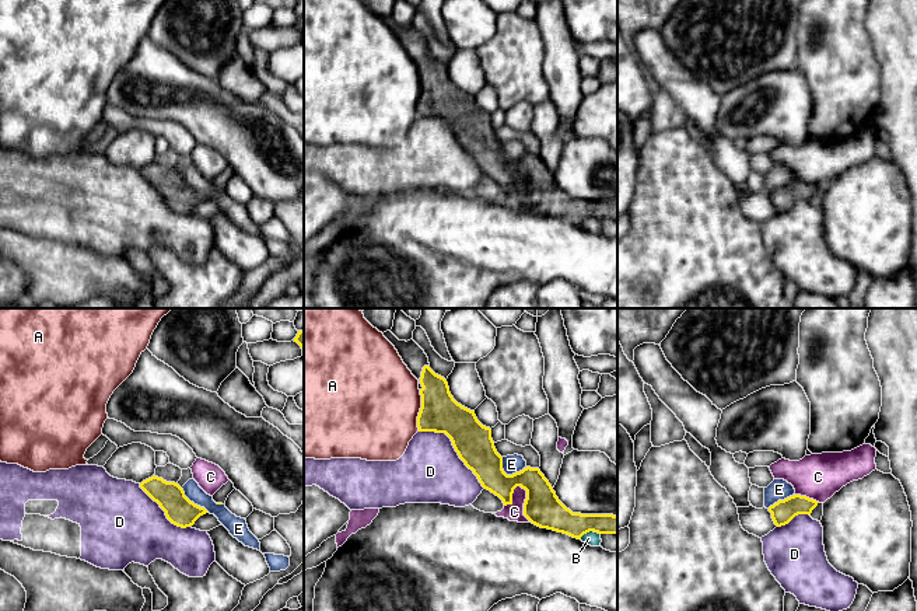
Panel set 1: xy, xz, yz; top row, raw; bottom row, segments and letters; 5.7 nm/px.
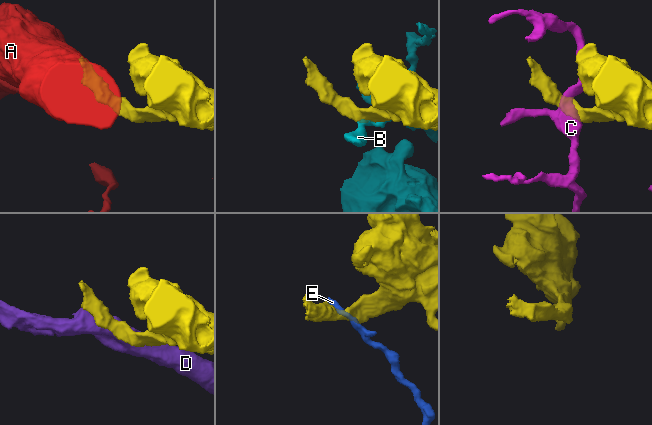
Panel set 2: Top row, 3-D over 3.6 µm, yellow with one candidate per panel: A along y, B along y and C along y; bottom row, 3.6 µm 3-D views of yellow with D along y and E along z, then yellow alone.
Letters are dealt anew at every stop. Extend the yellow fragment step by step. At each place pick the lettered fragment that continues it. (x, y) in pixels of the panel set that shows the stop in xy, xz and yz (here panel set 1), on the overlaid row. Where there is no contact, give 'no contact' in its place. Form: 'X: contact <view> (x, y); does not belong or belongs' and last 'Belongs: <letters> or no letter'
A: contact xz (420, 411); does not belong
B: contact xz (590, 530); does not belong
C: contact xz (525, 502); does not belong
D: contact xz (454, 447); does not belong
E: contact xz (508, 475); does not belong
Belongs: no letter

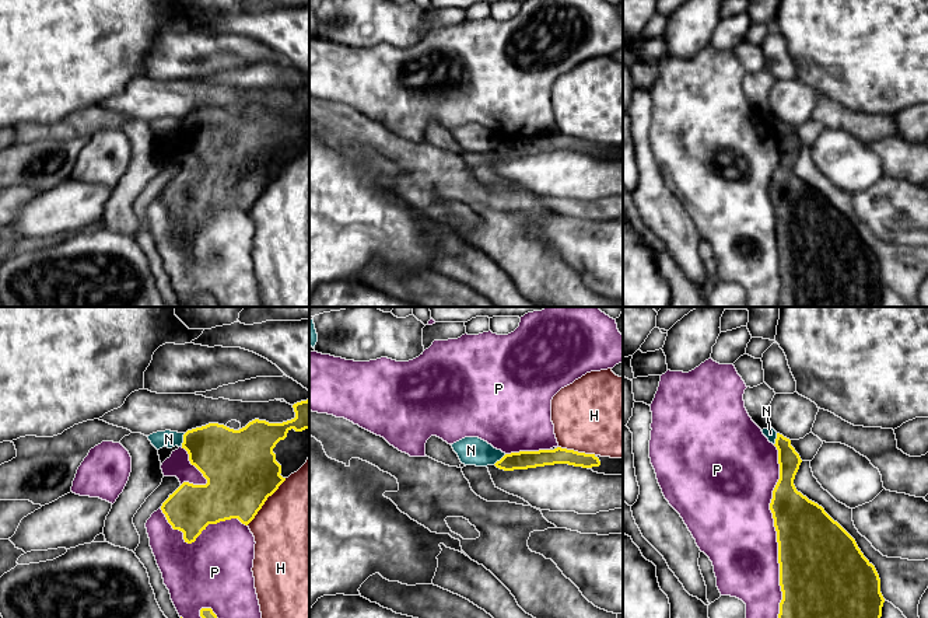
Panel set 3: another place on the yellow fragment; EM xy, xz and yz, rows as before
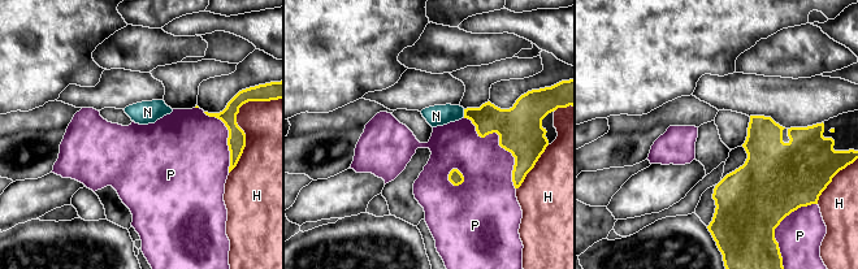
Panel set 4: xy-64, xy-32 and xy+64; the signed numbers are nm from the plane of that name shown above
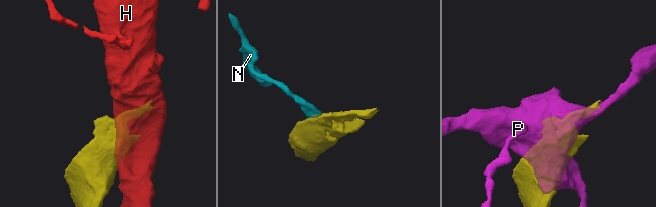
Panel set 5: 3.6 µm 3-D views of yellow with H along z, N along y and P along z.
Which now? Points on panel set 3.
H: contact xy (265, 500); does not belong
N: contact xy (184, 440); does not belong
P: contact yz (776, 530); does not belong
Belongs: no letter

